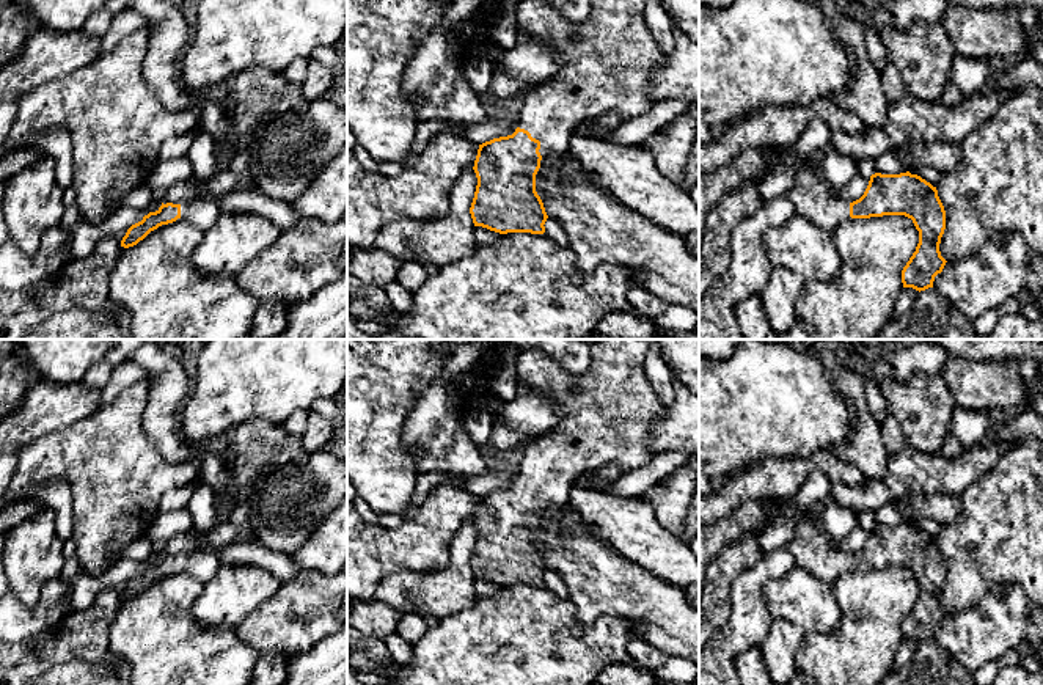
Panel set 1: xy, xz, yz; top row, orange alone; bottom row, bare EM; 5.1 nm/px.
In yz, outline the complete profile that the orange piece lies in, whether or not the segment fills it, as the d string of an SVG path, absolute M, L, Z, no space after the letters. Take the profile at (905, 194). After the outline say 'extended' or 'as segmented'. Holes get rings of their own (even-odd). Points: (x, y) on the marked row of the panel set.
M807 159L796 163L793 187L785 193L796 214L828 234L850 217L905 215L911 218L919 231L919 244L902 270L902 283L903 288L919 292L933 288L935 277L947 262L939 251L946 211L936 187L909 171L875 173L864 195L847 203L820 176L818 162L820 159Z | extended

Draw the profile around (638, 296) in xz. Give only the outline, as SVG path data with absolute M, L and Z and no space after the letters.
M631 281L627 299L635 308L633 313L646 316L646 317L657 317L658 314L664 313L666 303L658 300L655 295L652 295L641 283Z

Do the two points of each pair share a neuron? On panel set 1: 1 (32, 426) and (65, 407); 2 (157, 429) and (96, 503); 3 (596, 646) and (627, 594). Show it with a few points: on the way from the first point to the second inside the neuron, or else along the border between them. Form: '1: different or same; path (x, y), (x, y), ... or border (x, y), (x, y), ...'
1: same; path (40, 418), (51, 407), (57, 407)
2: different; border (146, 402), (142, 429), (156, 450), (176, 464)
3: different; border (577, 608), (586, 624), (624, 618), (632, 632)

